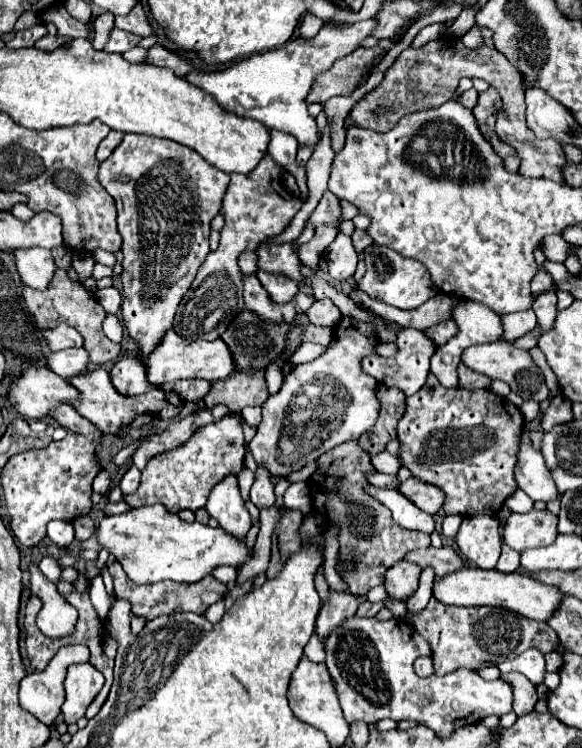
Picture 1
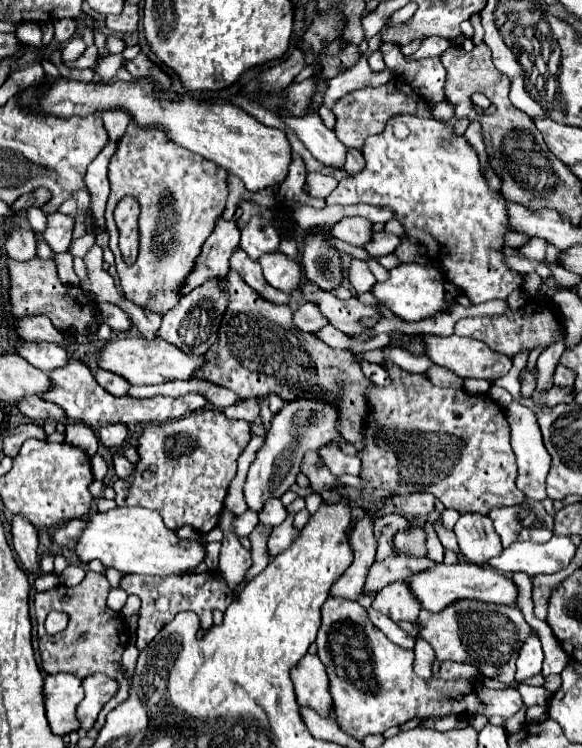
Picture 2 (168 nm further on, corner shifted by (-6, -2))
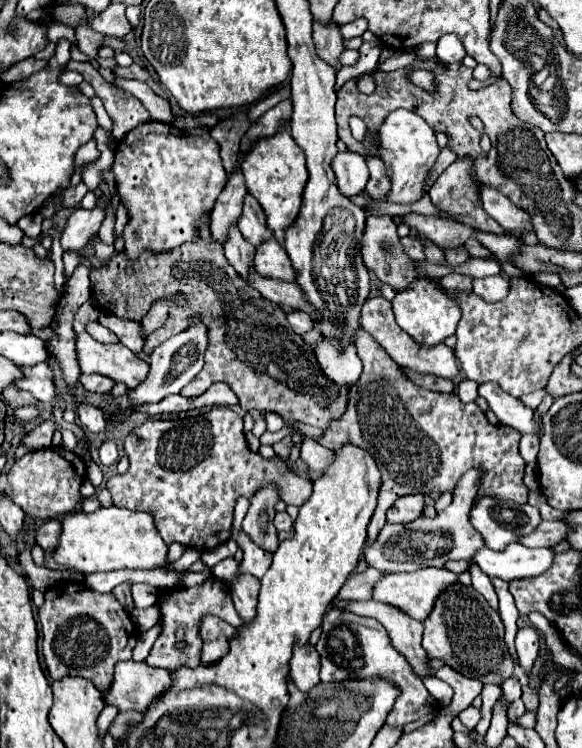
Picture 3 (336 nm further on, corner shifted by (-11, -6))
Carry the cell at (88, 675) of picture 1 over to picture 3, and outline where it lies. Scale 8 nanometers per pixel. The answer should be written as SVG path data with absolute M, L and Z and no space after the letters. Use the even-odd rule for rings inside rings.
M118 662L114 682L104 694L106 704L144 714L144 710L172 686L170 676L170 670L152 668L146 662Z

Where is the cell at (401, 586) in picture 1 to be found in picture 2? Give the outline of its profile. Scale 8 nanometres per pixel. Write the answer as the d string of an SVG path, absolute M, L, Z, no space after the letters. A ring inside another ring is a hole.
M393 582L391 586L385 586L375 598L373 608L377 612L387 614L393 622L409 620L415 622L419 616L419 600L411 596L411 590L407 590L407 582Z

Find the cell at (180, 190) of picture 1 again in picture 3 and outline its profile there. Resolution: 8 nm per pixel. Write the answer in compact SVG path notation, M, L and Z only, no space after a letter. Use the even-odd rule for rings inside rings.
M146 122L136 126L128 132L116 146L116 160L114 160L114 176L116 176L116 192L124 206L128 208L128 224L124 228L126 240L126 254L128 258L138 258L144 248L154 252L172 250L184 242L192 242L198 238L198 230L194 228L202 214L208 214L222 192L228 174L222 166L218 144L210 138L210 134L202 136L188 136L184 130L162 124L162 122Z

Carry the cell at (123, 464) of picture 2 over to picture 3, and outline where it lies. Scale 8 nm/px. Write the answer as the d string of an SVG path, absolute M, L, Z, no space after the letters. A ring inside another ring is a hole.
M104 440L100 446L100 462L106 466L112 466L118 462L118 450L112 440Z

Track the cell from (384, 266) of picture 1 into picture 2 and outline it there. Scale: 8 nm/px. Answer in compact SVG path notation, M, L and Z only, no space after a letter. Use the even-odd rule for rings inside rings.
M409 262L409 264L399 264L399 266L391 268L389 278L385 282L375 282L371 292L395 316L399 316L401 320L407 320L407 322L415 322L415 320L423 320L423 318L433 316L435 312L447 308L443 286L445 286L443 274L437 268L417 264L417 262Z

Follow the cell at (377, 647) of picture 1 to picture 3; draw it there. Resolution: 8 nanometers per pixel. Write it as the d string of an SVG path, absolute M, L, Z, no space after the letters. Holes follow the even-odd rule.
M332 608L324 616L322 628L324 632L316 644L316 650L320 654L322 682L346 680L346 678L374 678L374 676L392 680L400 688L400 696L396 698L396 704L388 714L386 724L390 726L404 726L436 710L436 700L426 690L424 682L412 674L412 668L402 658L402 654L394 650L386 628L376 618L362 618L362 616L344 612L340 608Z

